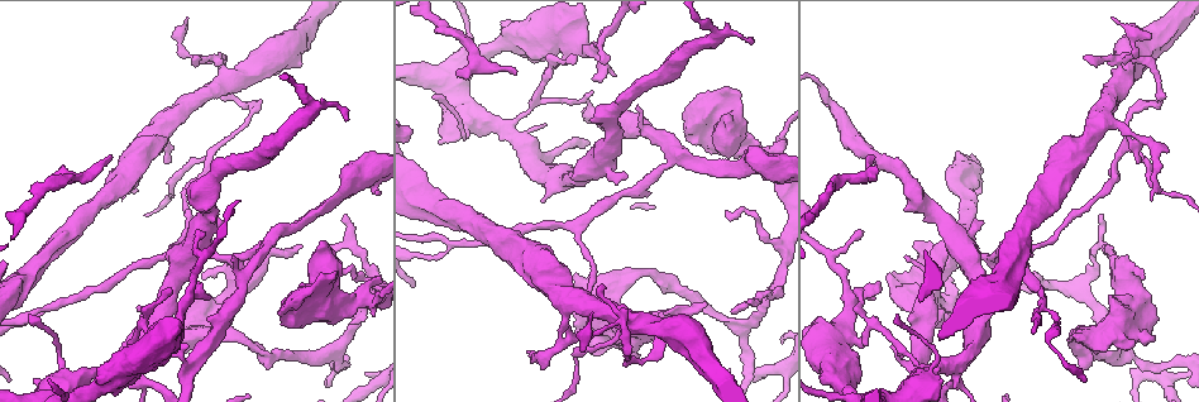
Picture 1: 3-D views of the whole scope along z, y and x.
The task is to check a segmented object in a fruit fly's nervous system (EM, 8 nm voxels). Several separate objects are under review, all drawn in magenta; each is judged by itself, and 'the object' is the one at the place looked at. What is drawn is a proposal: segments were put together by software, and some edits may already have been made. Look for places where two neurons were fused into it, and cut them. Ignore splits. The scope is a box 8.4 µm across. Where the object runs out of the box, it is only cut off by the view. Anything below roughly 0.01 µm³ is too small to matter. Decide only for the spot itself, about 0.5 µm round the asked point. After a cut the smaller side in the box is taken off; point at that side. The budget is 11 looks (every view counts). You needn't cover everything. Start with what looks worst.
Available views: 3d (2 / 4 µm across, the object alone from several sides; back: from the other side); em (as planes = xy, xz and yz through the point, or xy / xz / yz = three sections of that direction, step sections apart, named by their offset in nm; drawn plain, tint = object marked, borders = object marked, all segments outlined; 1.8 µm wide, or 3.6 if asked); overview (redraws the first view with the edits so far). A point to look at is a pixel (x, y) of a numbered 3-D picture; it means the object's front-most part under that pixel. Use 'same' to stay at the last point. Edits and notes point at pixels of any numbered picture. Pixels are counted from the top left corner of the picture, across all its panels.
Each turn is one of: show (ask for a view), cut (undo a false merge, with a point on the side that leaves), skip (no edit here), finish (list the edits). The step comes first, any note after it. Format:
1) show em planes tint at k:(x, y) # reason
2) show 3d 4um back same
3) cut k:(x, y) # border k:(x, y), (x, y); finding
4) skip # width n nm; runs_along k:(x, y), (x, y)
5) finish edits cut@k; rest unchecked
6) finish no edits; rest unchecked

show em planes tint at 1:(1121, 55) # thin arm on a thick one

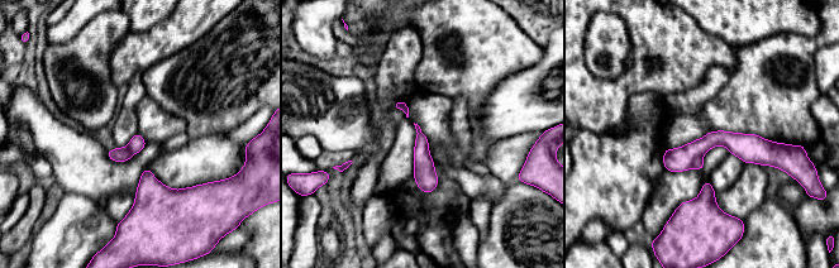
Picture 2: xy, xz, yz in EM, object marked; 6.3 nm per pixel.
cut 2:(678, 159) # width 100 nm; border 2:(701, 156), (694, 161), (691, 167); a second neuron is stuck on

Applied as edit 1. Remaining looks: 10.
show overview # redraw

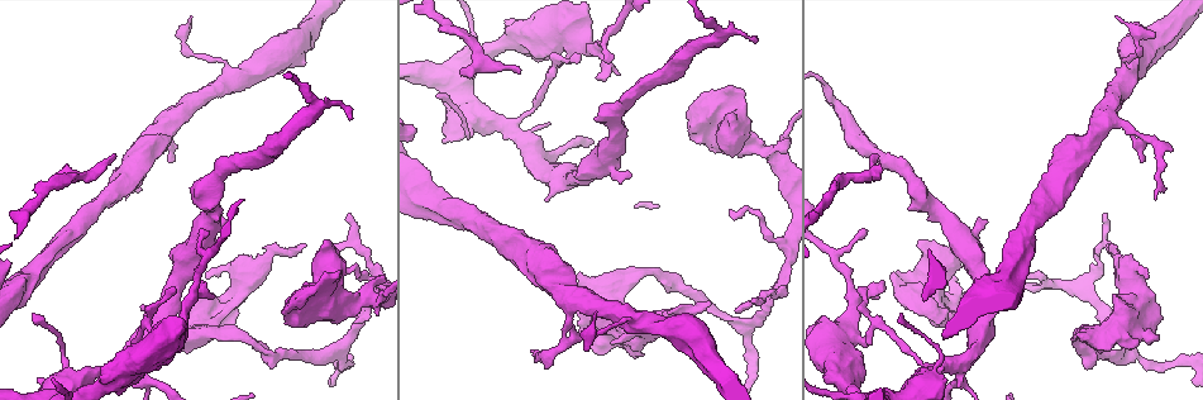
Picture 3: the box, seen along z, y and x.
show em 3.6um planes tint at 3:(481, 57) # sharp bend

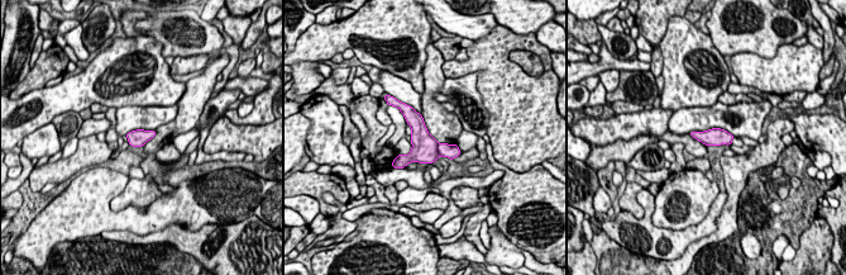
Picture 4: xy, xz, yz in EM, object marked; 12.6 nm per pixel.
skip # one neuron here

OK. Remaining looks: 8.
show 3d 4um at 3:(534, 106) # touches itself

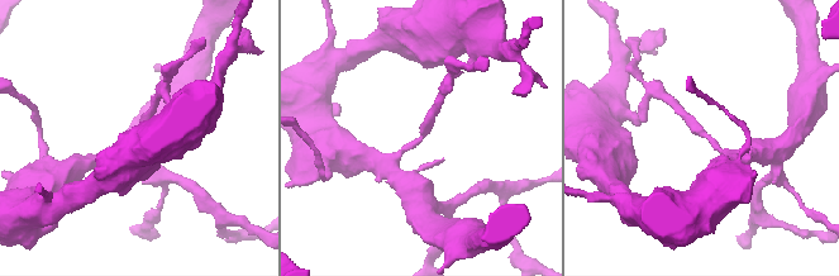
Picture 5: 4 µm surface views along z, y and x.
show em yz step 8 tint at 5:(424, 132)

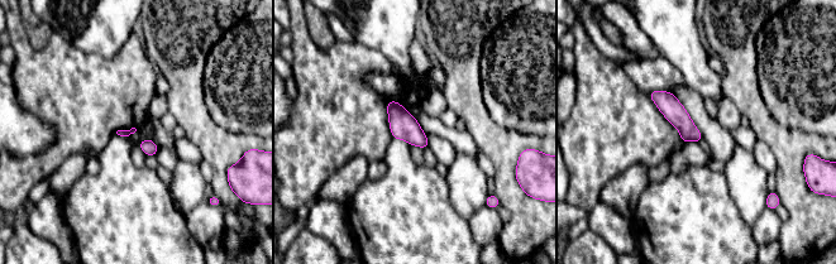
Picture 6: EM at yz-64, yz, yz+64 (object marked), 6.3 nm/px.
show em planes tint same

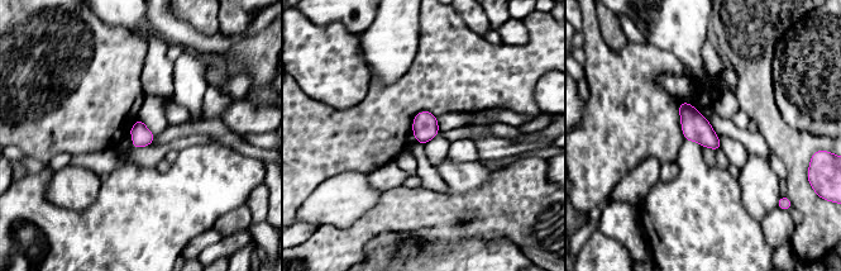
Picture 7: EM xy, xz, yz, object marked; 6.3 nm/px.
skip # width 120 nm; continuous, no second neuron

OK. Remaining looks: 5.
show em 3.6um planes plain at 3:(956, 298) # three-way junction

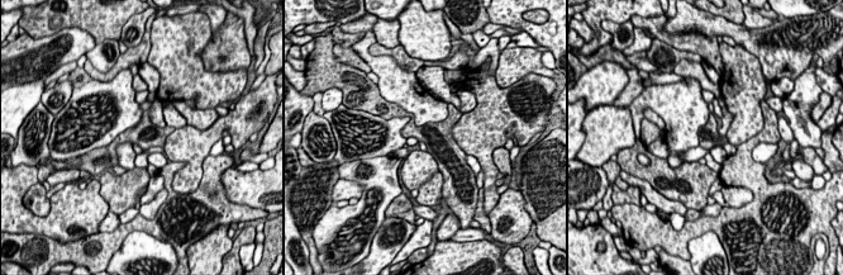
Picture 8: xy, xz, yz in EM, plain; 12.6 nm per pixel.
show em 3.6um planes tint same # with the object marked

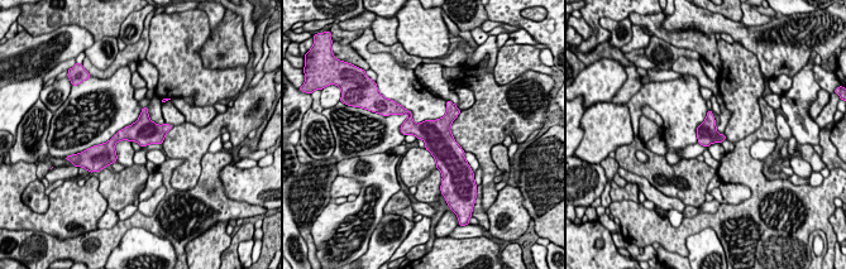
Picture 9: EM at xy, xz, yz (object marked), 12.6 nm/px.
skip # one neuron here

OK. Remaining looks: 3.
finish edits cut@2; rest unchecked

